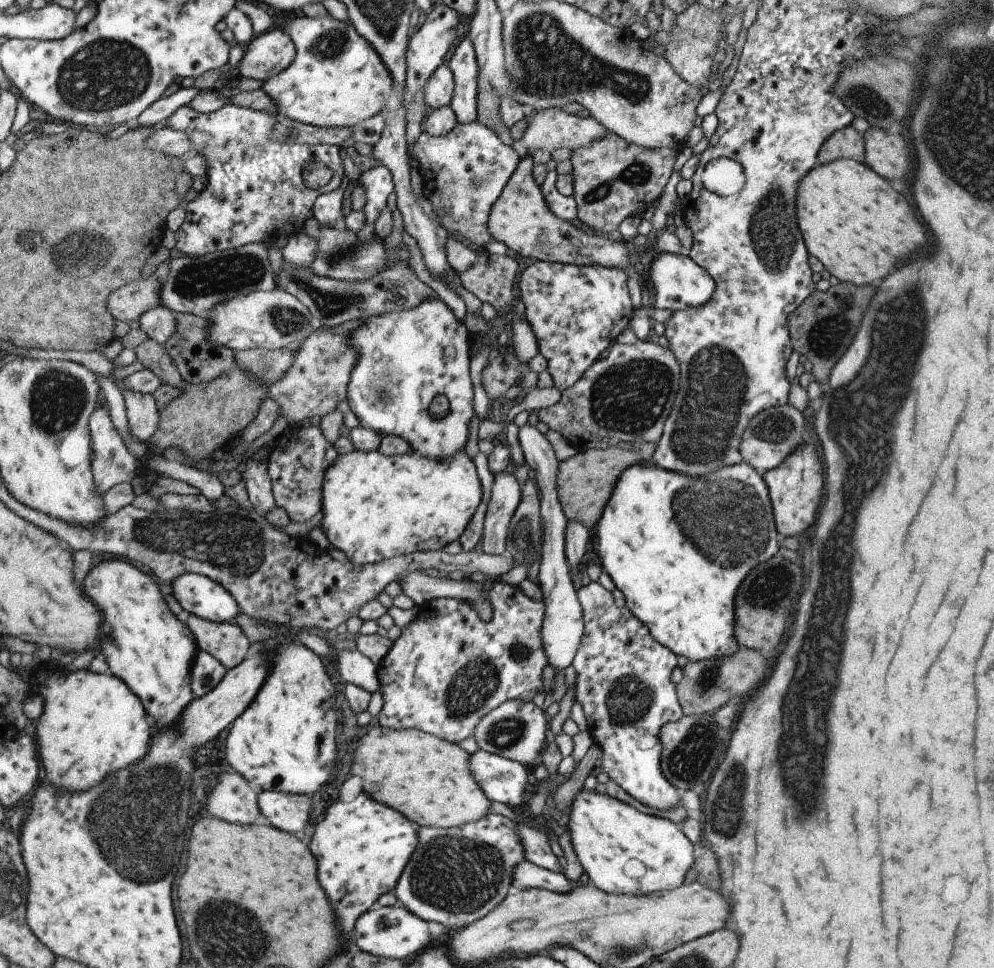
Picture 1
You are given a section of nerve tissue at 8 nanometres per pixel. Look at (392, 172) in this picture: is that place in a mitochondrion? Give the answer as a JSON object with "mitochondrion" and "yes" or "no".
{"mitochondrion":"no"}

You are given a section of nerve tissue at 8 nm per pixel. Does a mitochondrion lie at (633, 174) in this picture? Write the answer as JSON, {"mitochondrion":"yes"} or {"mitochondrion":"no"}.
{"mitochondrion":"yes"}

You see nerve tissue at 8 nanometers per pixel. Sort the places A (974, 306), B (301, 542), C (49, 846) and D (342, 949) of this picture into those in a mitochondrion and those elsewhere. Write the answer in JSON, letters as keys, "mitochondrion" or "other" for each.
{"A":"other","B":"other","C":"other","D":"other"}

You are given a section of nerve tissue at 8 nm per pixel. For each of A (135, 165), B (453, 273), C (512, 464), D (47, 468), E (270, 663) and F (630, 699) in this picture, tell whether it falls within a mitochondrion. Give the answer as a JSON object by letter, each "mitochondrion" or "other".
{"A":"other","B":"other","C":"other","D":"other","E":"other","F":"mitochondrion"}

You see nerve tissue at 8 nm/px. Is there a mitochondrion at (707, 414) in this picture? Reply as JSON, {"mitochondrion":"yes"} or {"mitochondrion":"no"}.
{"mitochondrion":"yes"}

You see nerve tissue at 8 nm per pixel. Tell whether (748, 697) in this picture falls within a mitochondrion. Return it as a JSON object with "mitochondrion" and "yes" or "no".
{"mitochondrion":"no"}

